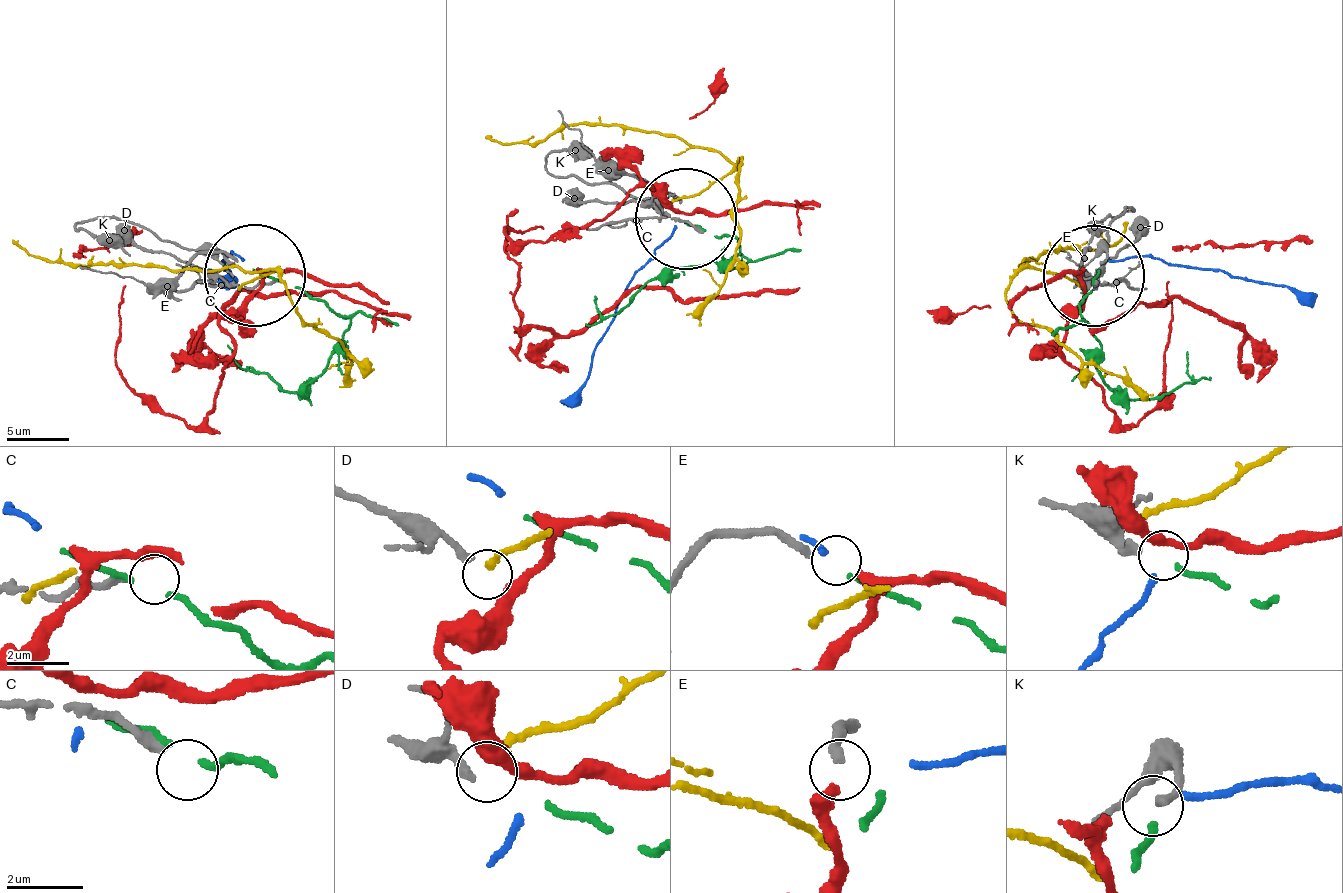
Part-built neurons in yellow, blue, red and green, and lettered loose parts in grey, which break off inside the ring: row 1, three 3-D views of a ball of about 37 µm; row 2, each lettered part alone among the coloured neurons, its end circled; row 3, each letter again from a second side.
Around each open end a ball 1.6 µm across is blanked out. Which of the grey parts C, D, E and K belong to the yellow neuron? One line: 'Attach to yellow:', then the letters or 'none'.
Attach to yellow: none

